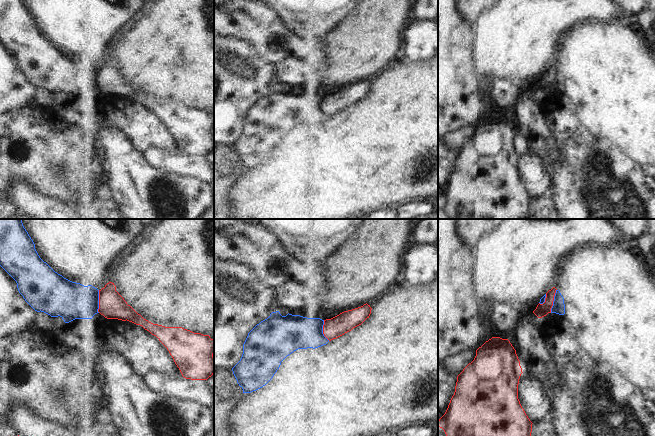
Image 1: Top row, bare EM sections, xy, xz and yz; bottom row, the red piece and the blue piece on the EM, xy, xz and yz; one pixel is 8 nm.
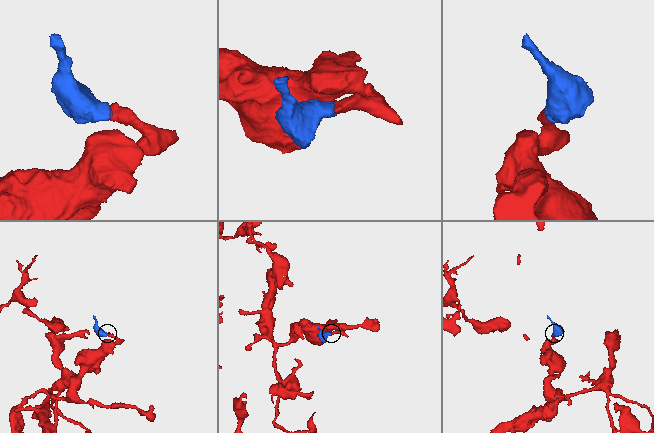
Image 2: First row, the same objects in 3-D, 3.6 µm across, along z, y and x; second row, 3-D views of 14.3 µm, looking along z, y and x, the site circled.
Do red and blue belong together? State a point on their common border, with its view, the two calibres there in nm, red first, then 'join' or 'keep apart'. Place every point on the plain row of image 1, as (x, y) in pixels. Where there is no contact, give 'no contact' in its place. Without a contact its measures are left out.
yz (553, 76) | 100/100 nm | keep apart

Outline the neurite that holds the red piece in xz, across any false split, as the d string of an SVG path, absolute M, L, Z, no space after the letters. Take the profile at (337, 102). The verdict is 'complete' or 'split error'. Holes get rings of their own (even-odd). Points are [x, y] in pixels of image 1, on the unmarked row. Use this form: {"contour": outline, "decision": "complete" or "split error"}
{"contour": "M366 79L361 83L344 87L331 95L324 96L324 112L331 117L344 111L369 94L371 86L370 81Z", "decision": "complete"}

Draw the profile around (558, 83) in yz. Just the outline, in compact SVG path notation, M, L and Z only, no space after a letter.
M556 66L553 82L551 84L551 89L556 89L559 91L565 90L565 80L564 80L564 74L561 71L559 66Z

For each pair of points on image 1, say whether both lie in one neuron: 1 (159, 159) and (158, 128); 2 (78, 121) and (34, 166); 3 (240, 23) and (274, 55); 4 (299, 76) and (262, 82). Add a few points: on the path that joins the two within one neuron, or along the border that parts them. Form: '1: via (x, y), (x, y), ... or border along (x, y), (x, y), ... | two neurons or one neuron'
1: border along (182, 152), (171, 154), (149, 148), (144, 153) | two neurons
2: via (69, 132), (45, 156) | one neuron
3: via (248, 29), (266, 47) | one neuron
4: border along (274, 66), (274, 80), (277, 86) | two neurons

